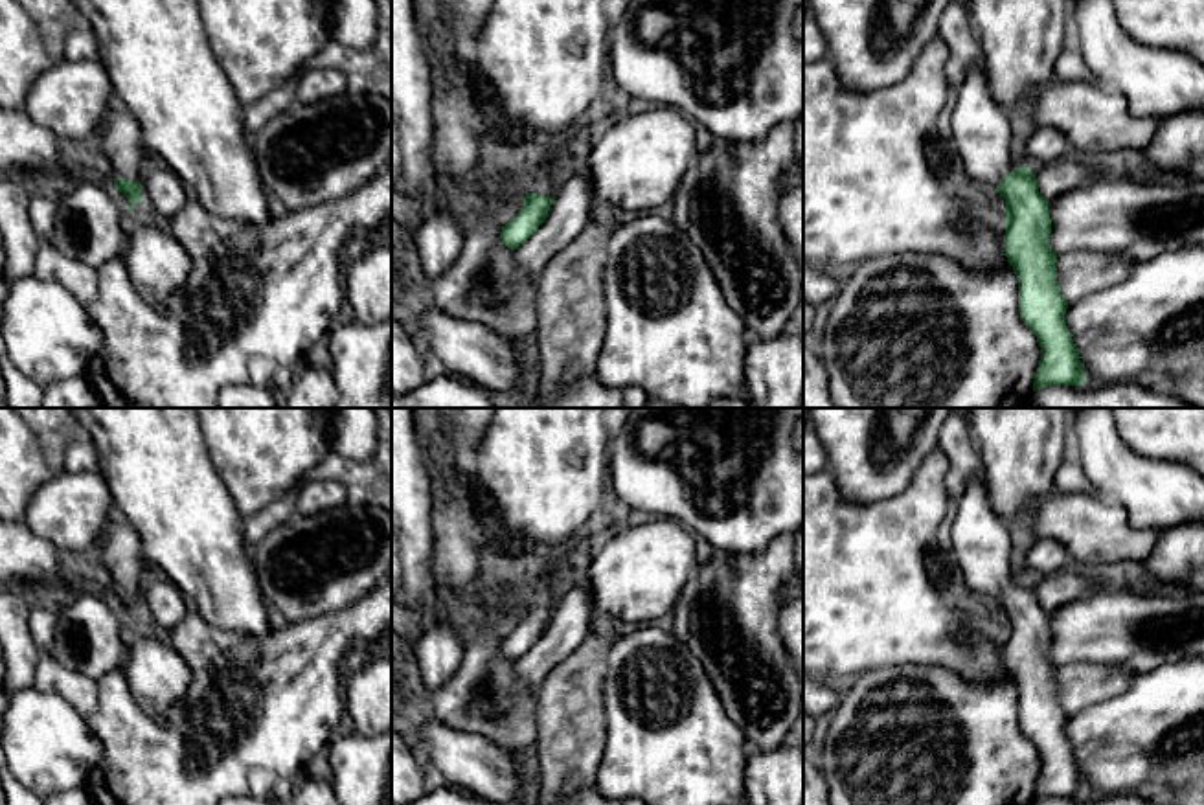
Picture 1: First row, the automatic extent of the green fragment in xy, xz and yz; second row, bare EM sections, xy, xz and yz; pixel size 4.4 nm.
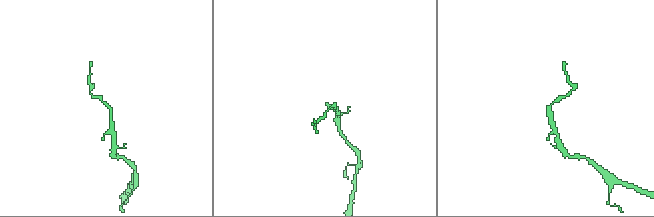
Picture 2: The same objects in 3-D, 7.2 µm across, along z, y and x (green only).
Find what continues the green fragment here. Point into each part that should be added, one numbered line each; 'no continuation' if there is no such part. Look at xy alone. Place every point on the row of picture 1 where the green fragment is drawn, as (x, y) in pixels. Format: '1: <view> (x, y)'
1: xy (122, 142)

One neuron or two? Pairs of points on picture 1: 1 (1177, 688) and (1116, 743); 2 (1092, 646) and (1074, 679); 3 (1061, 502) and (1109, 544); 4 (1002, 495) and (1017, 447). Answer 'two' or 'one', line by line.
1: one
2: two
3: one
4: one

